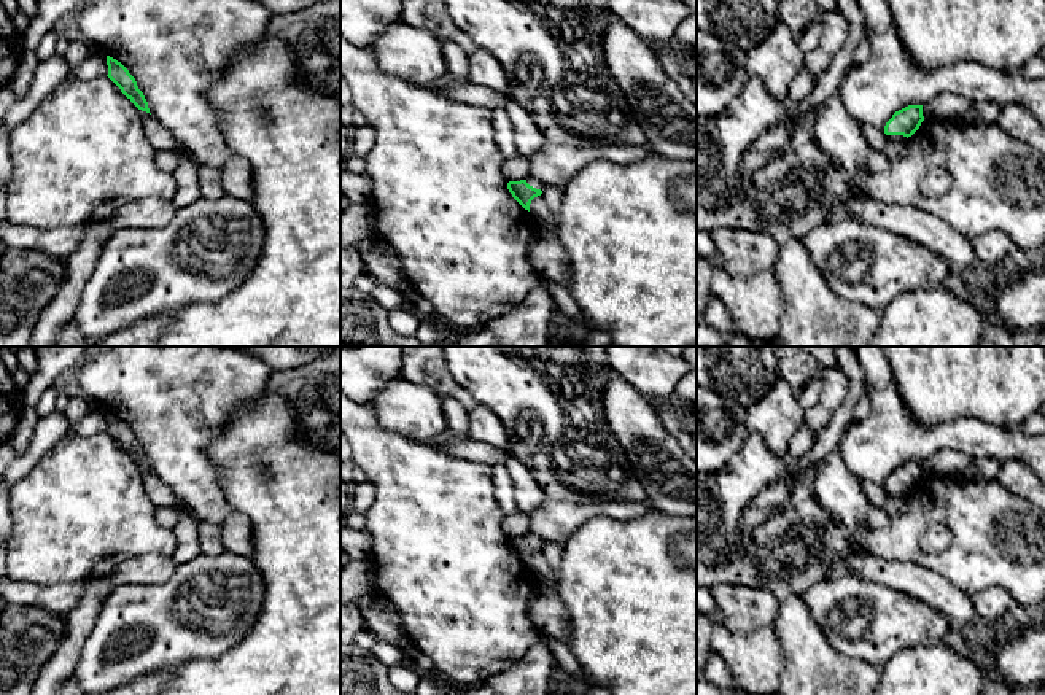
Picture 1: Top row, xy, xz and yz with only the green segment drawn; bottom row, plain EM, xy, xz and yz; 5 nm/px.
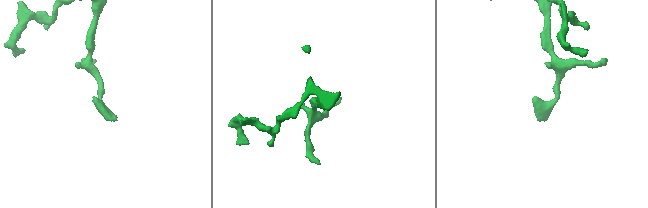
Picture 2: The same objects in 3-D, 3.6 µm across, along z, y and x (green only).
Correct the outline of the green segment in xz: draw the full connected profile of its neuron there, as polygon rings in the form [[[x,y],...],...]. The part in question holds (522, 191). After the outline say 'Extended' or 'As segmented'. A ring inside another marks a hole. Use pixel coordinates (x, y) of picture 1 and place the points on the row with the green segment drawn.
[[[534,177],[507,183],[507,189],[512,194],[512,197],[528,212],[530,212],[531,200],[541,196],[544,188],[546,184],[539,178],[534,178]]]. Extended

